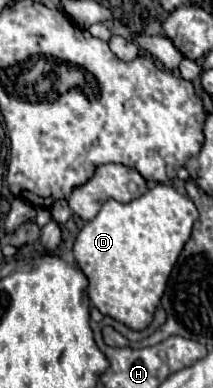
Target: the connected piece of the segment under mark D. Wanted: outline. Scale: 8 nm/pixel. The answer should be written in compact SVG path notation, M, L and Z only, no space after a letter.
M157 183L129 203L107 199L97 217L83 225L73 245L77 267L89 281L89 299L93 305L103 315L135 331L145 329L153 319L169 273L191 235L197 215L197 207L189 197L163 183Z

